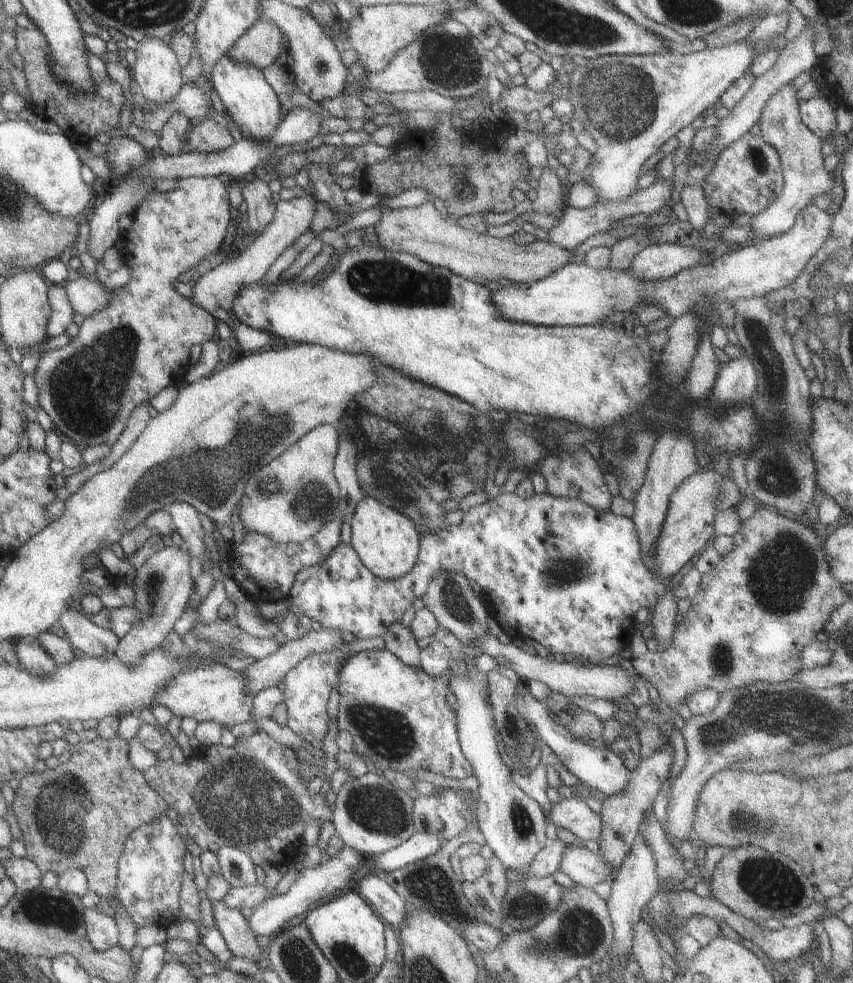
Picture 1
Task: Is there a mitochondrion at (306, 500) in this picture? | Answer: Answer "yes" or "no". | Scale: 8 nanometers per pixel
yes

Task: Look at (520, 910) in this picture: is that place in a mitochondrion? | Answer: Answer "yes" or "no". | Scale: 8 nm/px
yes

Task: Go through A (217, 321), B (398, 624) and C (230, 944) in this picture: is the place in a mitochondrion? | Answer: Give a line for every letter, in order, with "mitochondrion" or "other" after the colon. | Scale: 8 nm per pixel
A: other
B: other
C: other

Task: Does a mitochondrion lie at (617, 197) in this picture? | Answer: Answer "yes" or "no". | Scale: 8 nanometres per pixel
no

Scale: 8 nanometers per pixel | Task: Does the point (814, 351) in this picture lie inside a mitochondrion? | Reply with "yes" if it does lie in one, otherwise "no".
no

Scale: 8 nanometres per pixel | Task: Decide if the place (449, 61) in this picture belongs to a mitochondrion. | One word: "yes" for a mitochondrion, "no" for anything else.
yes

